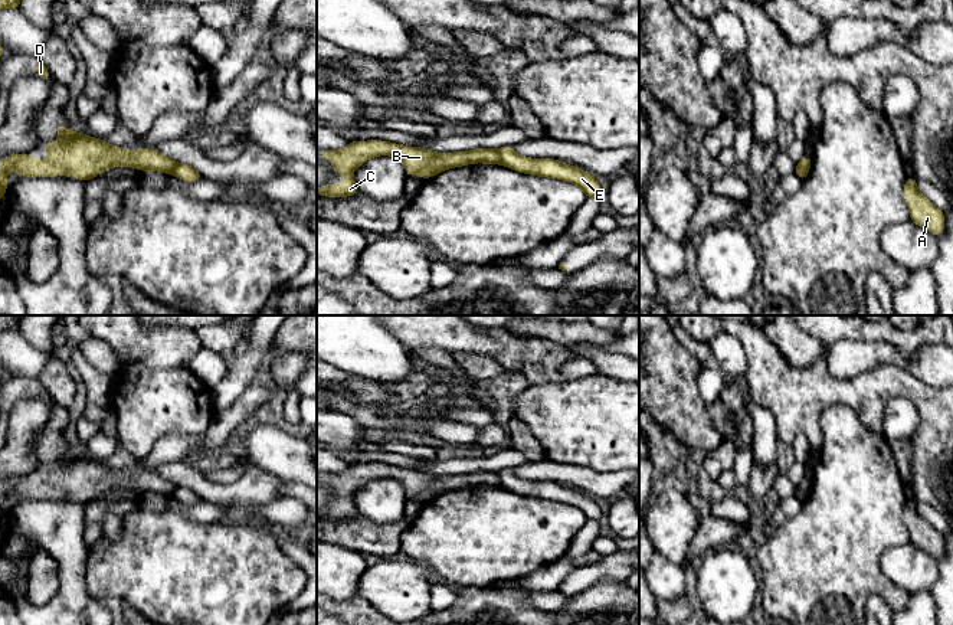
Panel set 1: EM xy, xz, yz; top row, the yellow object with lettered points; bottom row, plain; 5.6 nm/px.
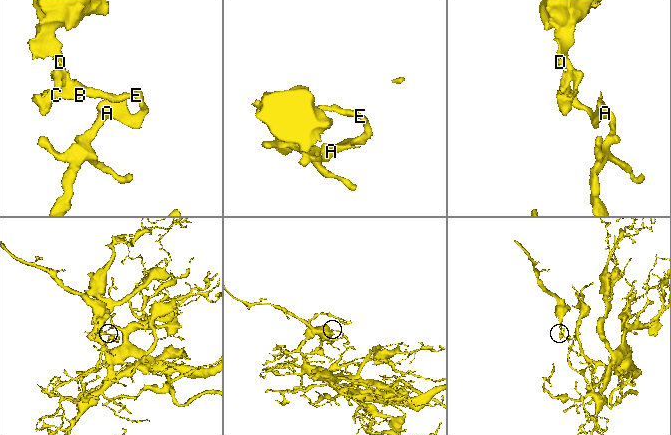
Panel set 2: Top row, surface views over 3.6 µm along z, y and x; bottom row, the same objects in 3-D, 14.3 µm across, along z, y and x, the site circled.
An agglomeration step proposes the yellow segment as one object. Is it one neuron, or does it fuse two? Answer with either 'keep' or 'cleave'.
keep

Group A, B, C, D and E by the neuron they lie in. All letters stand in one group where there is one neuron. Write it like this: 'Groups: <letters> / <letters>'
Groups: A B C D E

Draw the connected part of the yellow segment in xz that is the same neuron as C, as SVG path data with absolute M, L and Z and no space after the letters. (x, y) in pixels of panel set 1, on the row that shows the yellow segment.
M350 141L343 150L320 150L321 158L333 160L333 170L345 176L344 184L325 184L317 187L317 194L328 197L347 197L357 194L353 170L366 160L377 156L397 157L406 167L407 176L420 176L429 179L443 170L462 167L474 163L502 164L518 173L534 174L540 177L560 179L579 186L586 197L602 197L603 190L593 174L564 164L554 158L527 158L514 151L512 145L492 148L476 148L456 153L433 153L426 148L407 147L390 141Z

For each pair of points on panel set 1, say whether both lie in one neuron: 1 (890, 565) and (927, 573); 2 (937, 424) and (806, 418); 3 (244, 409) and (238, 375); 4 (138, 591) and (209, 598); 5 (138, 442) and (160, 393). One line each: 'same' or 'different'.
1: same
2: same
3: different
4: same
5: same

